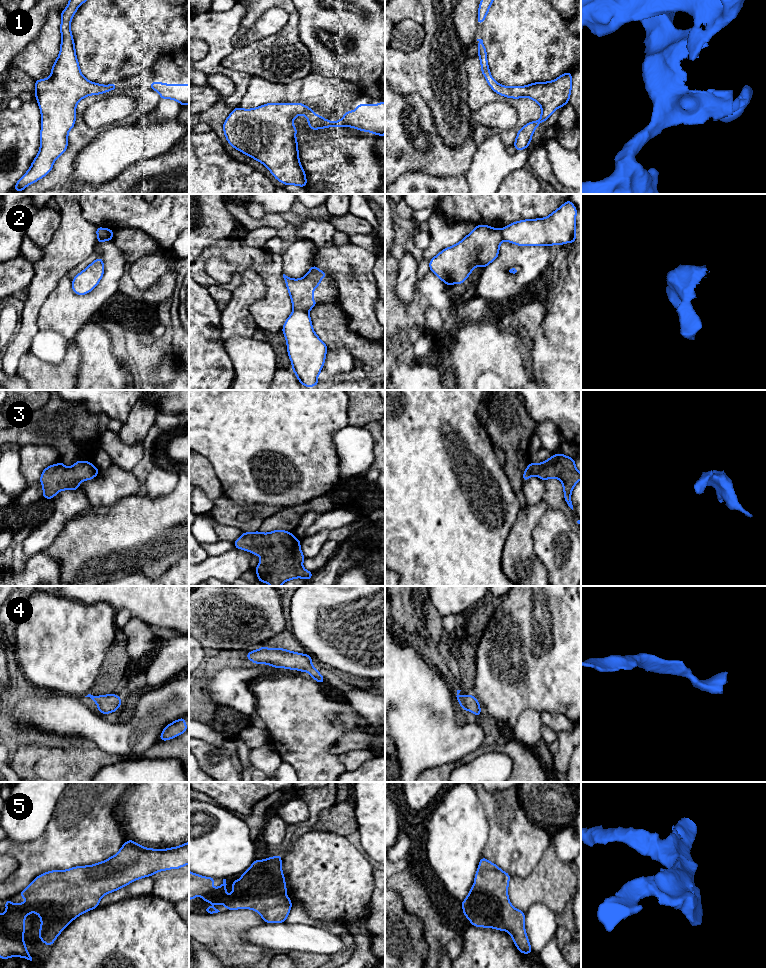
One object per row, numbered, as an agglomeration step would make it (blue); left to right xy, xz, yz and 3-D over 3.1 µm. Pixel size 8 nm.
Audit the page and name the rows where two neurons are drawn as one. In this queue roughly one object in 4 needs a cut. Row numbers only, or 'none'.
2

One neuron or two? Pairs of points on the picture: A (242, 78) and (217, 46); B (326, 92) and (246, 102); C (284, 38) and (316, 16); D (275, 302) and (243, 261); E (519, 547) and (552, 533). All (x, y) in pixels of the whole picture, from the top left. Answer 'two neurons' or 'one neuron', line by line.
A: one neuron
B: one neuron
C: two neurons
D: one neuron
E: two neurons

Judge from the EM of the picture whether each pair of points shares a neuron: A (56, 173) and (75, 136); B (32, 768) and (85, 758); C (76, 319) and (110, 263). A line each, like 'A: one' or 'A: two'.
A: one
B: one
C: one

